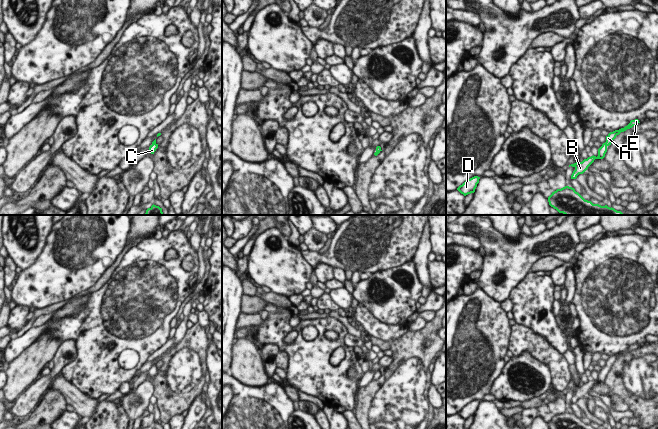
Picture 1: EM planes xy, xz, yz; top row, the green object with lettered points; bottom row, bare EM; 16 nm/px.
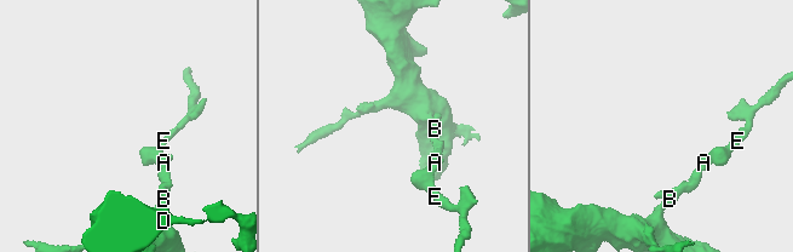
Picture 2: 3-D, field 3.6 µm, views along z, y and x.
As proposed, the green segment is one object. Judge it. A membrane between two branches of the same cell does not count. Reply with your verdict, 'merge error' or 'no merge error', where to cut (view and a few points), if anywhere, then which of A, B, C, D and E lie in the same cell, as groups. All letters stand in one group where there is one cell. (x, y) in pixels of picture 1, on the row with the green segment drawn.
no merge error; no cut; A B C D E

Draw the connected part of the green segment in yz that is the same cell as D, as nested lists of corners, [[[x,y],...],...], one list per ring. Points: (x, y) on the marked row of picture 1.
[[[474,176],[467,181],[465,181],[462,185],[460,185],[457,190],[463,194],[464,196],[474,193],[475,189],[477,187],[477,184],[479,183],[480,177]]]

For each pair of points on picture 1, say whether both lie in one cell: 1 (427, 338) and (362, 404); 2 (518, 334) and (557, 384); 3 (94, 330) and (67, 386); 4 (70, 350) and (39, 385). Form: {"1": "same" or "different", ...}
{"1": "same", "2": "same", "3": "different", "4": "same"}

